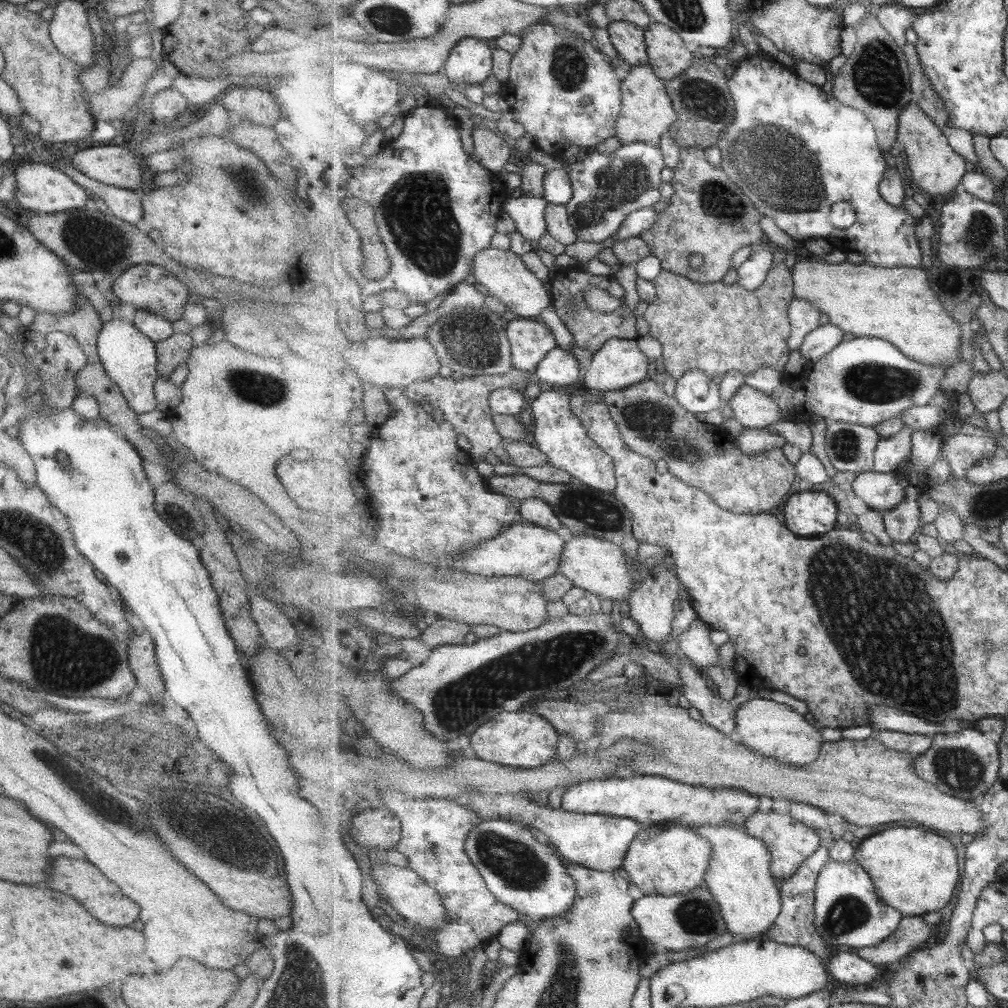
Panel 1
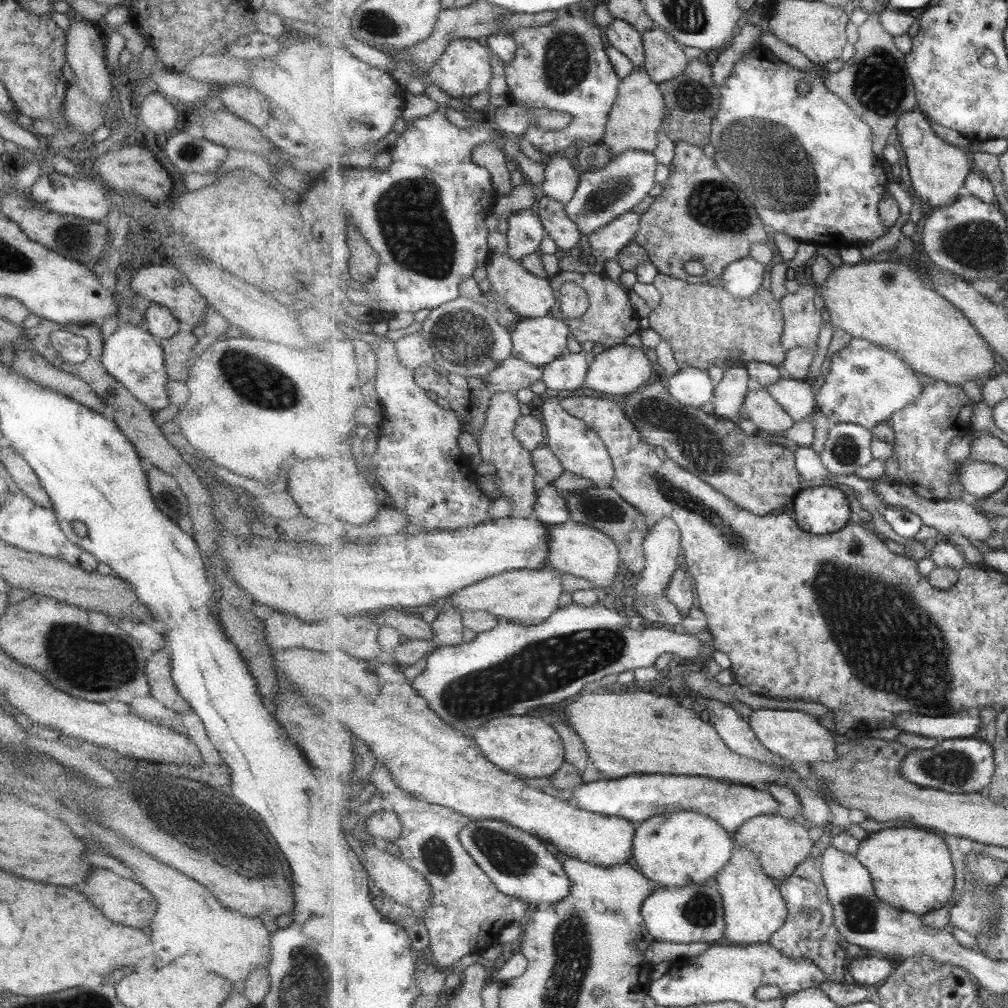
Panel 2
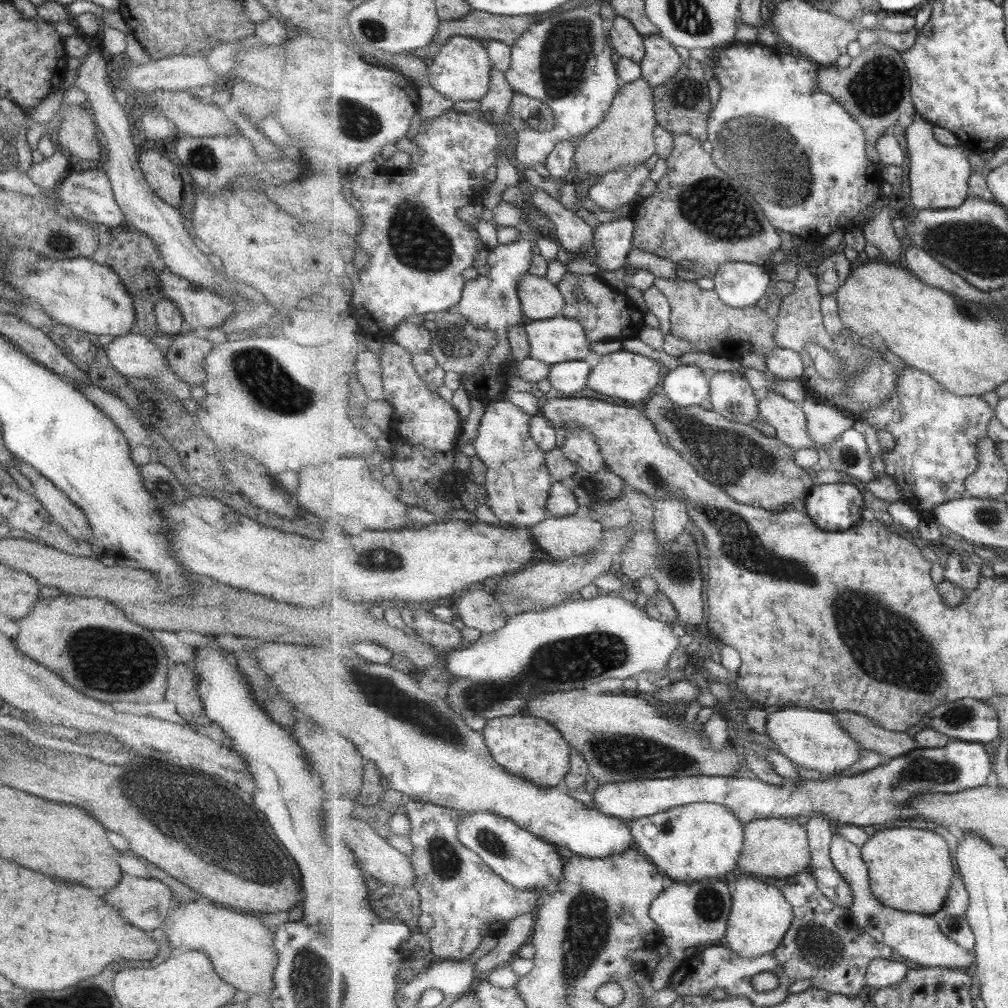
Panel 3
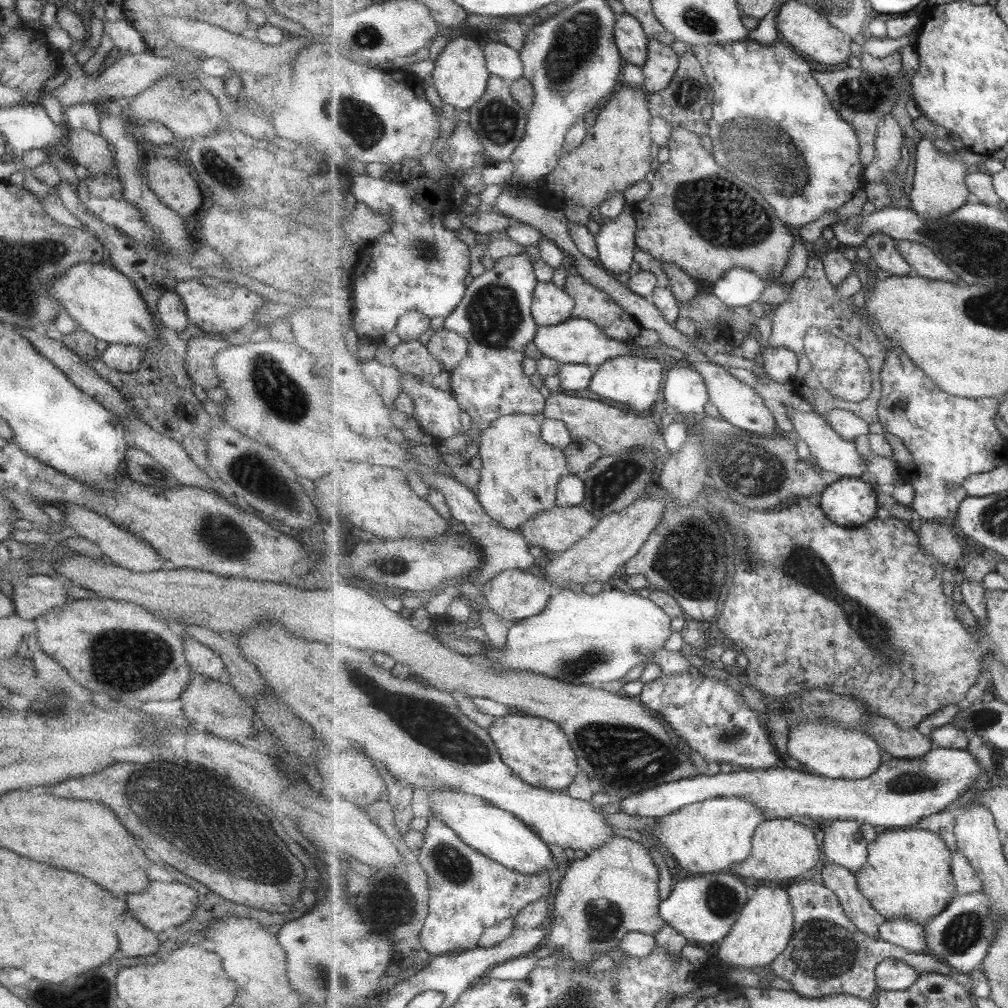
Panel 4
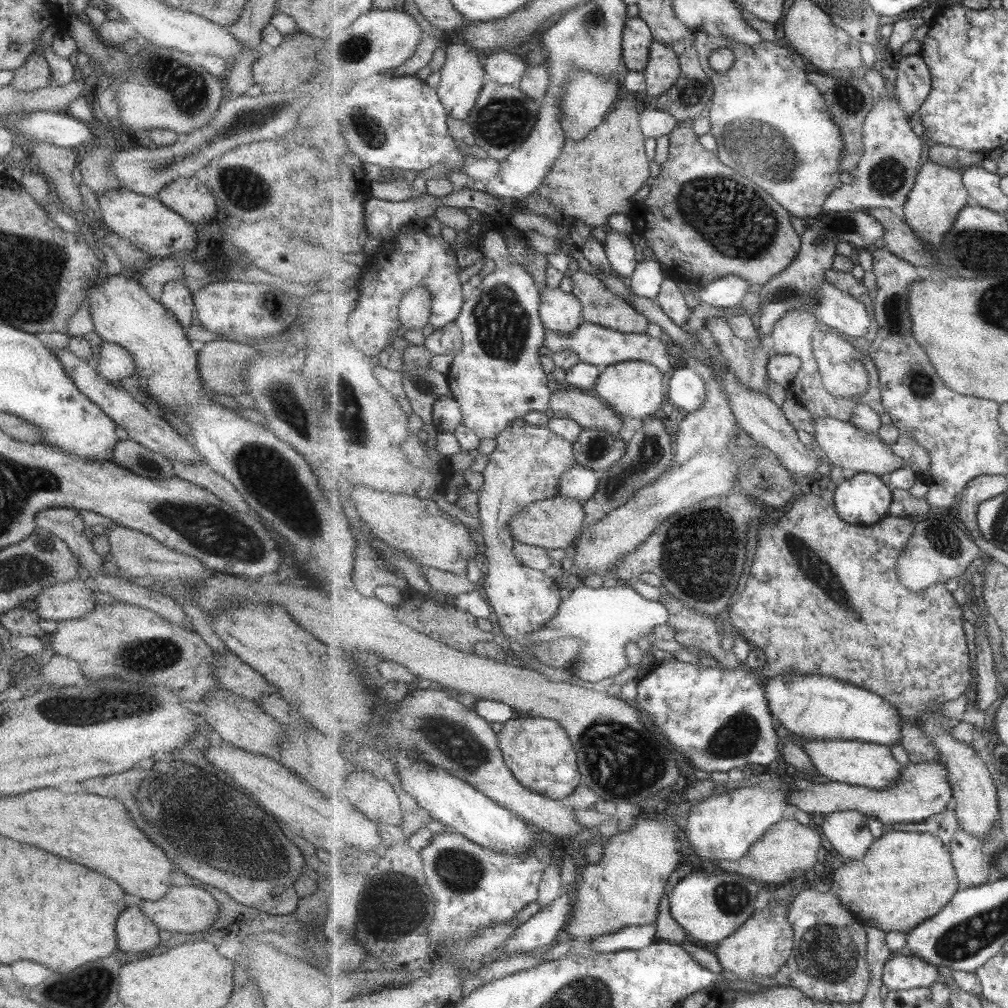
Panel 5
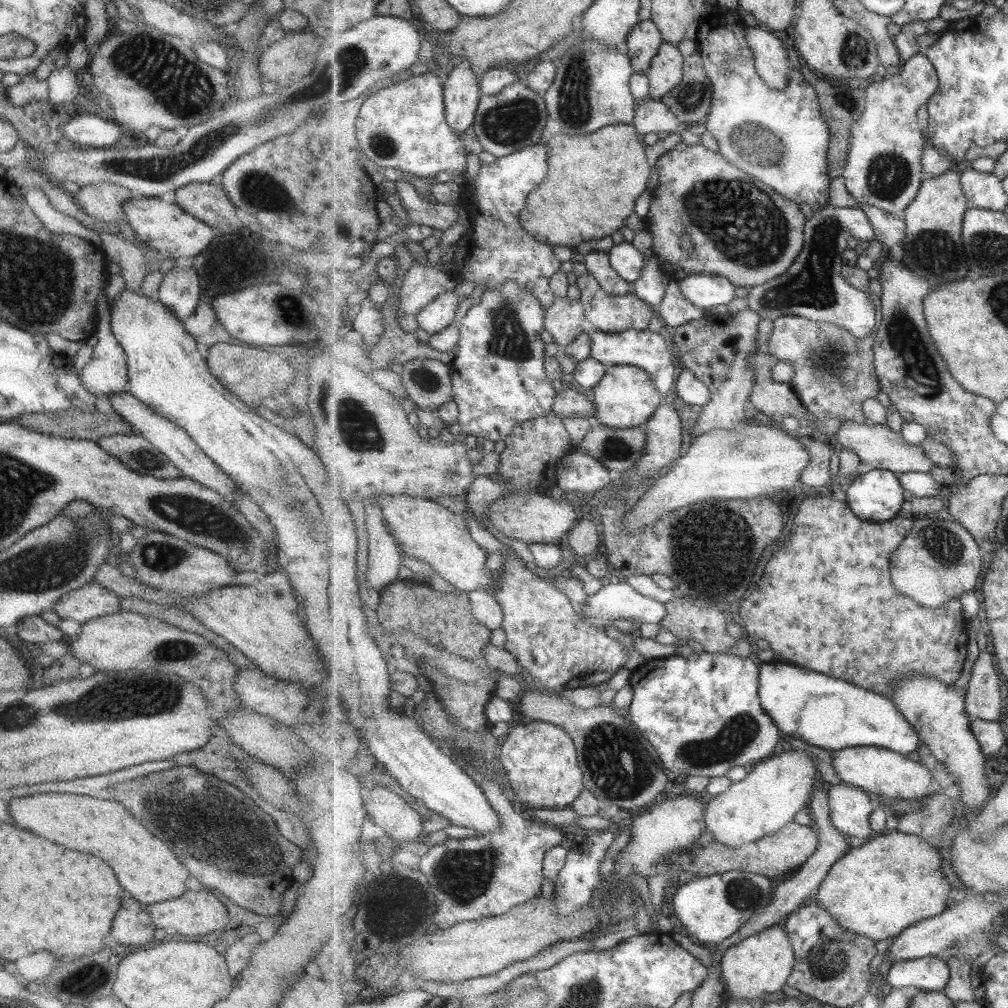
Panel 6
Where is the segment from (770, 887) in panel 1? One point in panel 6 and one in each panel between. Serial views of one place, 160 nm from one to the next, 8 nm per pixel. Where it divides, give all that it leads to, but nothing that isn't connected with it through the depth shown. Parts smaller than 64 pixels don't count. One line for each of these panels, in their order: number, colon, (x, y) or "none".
2: (755, 908)
3: (761, 916)
4: (765, 927)
5: (765, 942)
6: (762, 964)

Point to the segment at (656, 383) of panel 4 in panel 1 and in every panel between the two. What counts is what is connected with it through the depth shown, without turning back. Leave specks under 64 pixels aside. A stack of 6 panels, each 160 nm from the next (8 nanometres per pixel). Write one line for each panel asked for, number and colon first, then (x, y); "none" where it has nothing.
1: (620, 363)
2: (621, 370)
3: (623, 374)

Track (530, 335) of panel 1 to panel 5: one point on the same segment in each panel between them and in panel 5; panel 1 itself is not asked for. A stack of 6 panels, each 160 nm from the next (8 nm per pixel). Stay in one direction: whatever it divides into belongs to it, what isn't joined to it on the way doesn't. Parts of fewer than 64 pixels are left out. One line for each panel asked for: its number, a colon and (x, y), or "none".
2: (539, 341)
3: (561, 339)
4: (579, 340)
5: (601, 346)

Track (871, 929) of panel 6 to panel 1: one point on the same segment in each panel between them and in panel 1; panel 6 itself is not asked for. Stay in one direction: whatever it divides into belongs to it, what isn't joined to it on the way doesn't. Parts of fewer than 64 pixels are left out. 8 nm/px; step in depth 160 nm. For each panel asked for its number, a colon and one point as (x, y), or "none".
1: (917, 872)
2: (912, 869)
3: (911, 869)
4: (909, 874)
5: (906, 878)

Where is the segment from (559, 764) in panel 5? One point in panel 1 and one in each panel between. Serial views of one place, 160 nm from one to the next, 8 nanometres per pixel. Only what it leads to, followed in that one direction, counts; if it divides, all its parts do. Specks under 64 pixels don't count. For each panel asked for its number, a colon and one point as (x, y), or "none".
1: (523, 739)
2: (526, 745)
3: (532, 748)
4: (539, 751)

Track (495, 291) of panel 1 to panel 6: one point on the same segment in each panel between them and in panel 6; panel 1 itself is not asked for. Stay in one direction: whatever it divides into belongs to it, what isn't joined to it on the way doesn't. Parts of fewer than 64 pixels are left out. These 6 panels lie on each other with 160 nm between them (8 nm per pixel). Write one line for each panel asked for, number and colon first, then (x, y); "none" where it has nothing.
2: (531, 296)
3: (542, 299)
4: (552, 305)
5: (560, 311)
6: (566, 320)

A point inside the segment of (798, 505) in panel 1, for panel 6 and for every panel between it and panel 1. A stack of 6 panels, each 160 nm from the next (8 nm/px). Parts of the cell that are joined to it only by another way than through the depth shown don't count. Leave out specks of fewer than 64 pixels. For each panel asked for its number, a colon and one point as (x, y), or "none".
2: (823, 509)
3: (834, 507)
4: (849, 502)
5: (862, 500)
6: (877, 496)

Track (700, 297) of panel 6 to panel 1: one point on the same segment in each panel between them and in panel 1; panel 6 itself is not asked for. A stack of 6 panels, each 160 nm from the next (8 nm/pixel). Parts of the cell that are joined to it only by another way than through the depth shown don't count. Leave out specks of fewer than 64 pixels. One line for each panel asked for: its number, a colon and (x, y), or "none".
1: (754, 272)
2: (744, 278)
3: (740, 284)
4: (740, 286)
5: (731, 290)

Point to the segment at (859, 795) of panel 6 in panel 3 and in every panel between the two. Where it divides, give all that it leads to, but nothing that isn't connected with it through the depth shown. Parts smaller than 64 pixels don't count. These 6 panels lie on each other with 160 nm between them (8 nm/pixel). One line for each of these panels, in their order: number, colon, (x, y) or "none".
3: (918, 938)
4: (844, 842)
5: (848, 831)

